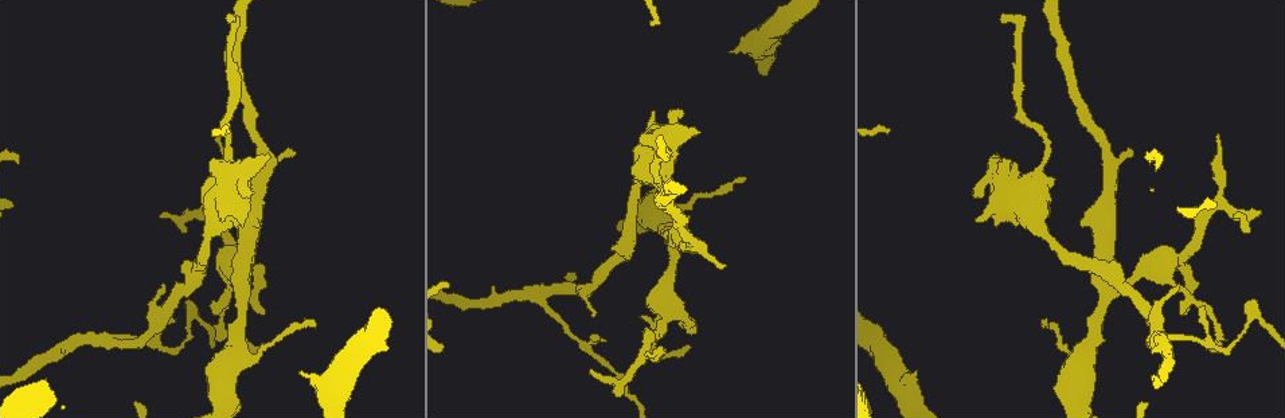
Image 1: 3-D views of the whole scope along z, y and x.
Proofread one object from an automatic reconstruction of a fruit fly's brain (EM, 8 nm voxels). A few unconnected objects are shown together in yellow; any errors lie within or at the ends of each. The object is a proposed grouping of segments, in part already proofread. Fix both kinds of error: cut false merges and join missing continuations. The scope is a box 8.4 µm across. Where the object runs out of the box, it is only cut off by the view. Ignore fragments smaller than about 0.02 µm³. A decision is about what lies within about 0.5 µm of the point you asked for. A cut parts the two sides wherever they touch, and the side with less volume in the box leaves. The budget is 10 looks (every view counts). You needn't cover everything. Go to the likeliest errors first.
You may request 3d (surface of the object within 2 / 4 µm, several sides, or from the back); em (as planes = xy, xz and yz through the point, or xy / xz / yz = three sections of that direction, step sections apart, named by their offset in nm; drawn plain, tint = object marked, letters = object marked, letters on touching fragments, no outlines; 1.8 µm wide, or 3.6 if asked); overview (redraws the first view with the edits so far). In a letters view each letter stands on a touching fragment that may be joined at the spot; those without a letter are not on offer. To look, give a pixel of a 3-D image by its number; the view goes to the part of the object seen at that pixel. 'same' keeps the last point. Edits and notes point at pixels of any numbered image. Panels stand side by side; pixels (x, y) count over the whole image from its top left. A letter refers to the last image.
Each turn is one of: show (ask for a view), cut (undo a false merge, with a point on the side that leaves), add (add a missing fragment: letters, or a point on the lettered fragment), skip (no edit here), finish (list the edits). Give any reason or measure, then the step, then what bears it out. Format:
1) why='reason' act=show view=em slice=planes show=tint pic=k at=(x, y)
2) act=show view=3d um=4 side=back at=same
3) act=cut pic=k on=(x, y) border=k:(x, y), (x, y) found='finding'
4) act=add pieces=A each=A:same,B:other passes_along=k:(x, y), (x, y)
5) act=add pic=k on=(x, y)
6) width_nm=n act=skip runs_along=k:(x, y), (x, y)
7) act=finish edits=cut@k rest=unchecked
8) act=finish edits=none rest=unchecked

why='side arm on a straight run' act=show view=em slice=yz step=8 show=letters pic=1 at=(543, 295)

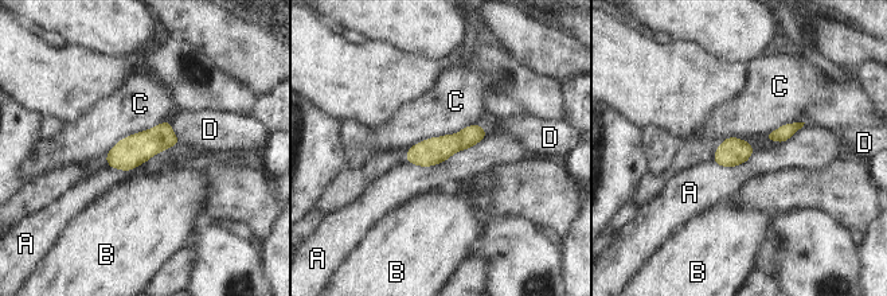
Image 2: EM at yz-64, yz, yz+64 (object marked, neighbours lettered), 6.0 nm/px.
why='cut it another way' act=show view=em slice=planes show=letters at=same

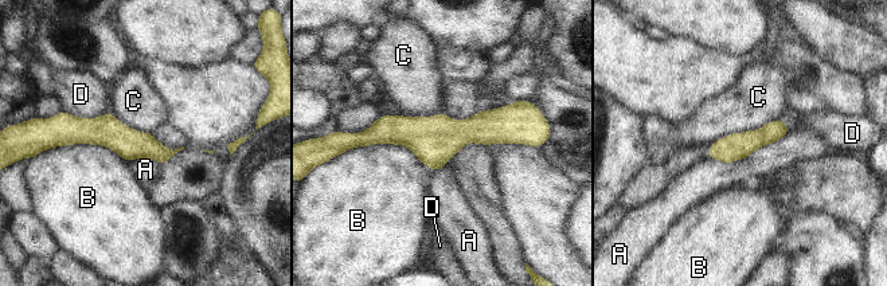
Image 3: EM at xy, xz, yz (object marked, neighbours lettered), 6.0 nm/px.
width_nm=160 act=skip each=A:other,B:other,C:other,D:other border=3:(790, 132), (734, 161), (708, 159) found='one neuron here'

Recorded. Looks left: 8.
why='thin end' act=show view=3d um=4 pic=1 at=(692, 318)

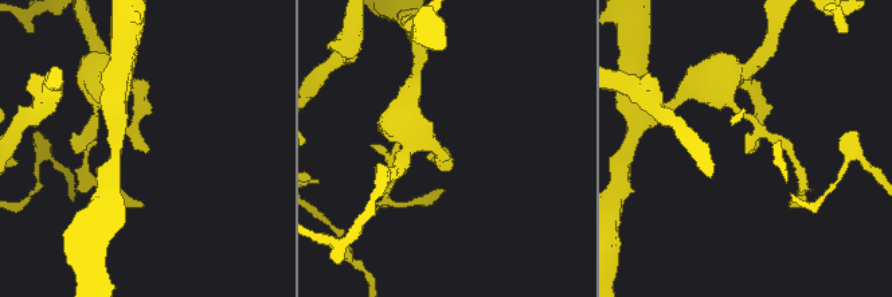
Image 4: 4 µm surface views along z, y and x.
why='need the tissue' act=show view=em slice=planes show=letters pic=4 at=(146, 150)

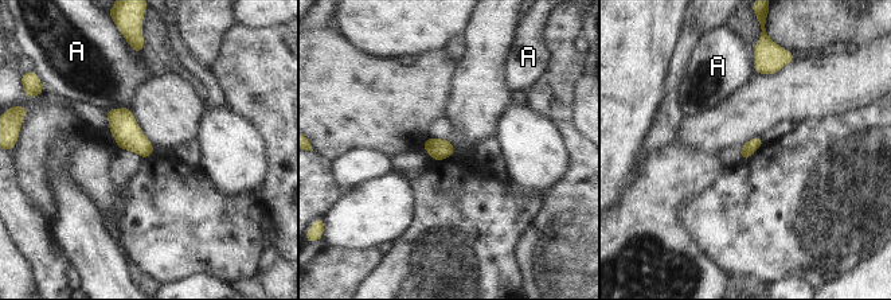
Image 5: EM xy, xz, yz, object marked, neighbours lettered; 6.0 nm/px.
act=skip each=A:other found='no lettered fragment goes on from it'

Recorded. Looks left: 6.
why='free end' act=show view=em slice=planes show=plain pic=1 at=(1233, 216)

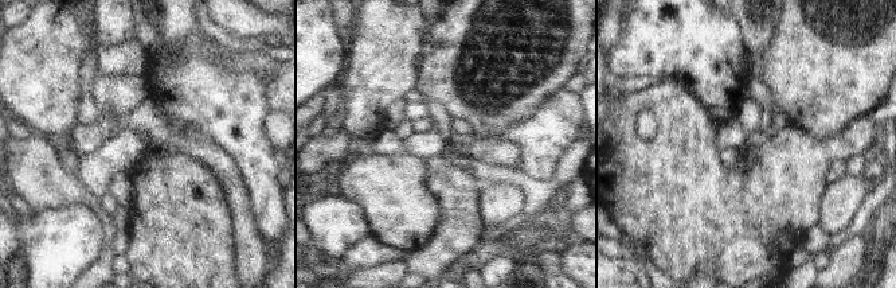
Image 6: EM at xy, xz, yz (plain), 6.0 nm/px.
why='what lies round it' act=show view=em slice=planes show=letters at=same

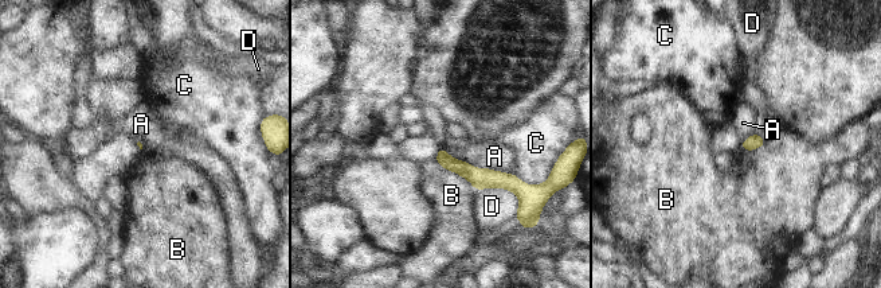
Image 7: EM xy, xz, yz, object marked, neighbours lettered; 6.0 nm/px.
act=skip each=A:other,B:other,C:other,D:other runs_along=7:(439, 156), (476, 176), (511, 186) found='none of them fits'

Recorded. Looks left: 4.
why='an open end' act=show view=em um=3.6 slice=xy step=16 show=letters pic=1 at=(271, 156)

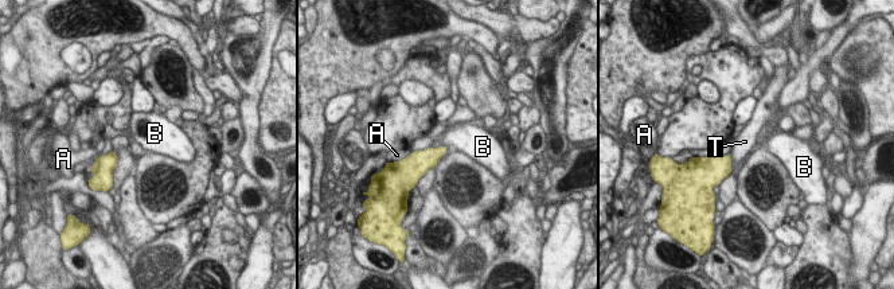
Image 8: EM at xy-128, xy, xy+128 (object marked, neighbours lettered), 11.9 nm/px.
why='another direction' act=show view=em um=3.6 slice=planes show=letters at=same

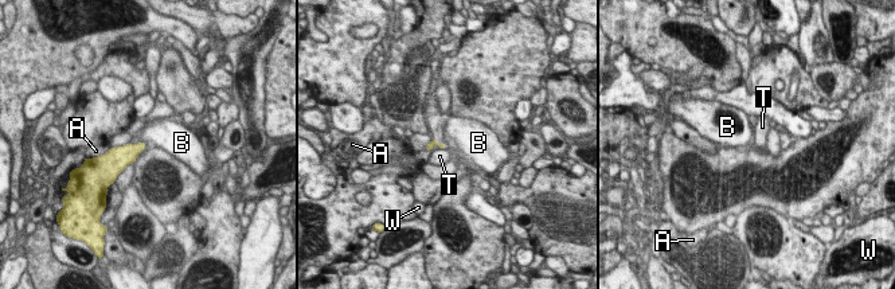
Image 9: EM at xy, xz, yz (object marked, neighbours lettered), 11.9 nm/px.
act=skip each=A:other,B:other,T:other,W:other border=9:(141, 140), (147, 145) found='none of them fits'

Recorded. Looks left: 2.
act=finish edits=none rest=unchecked

